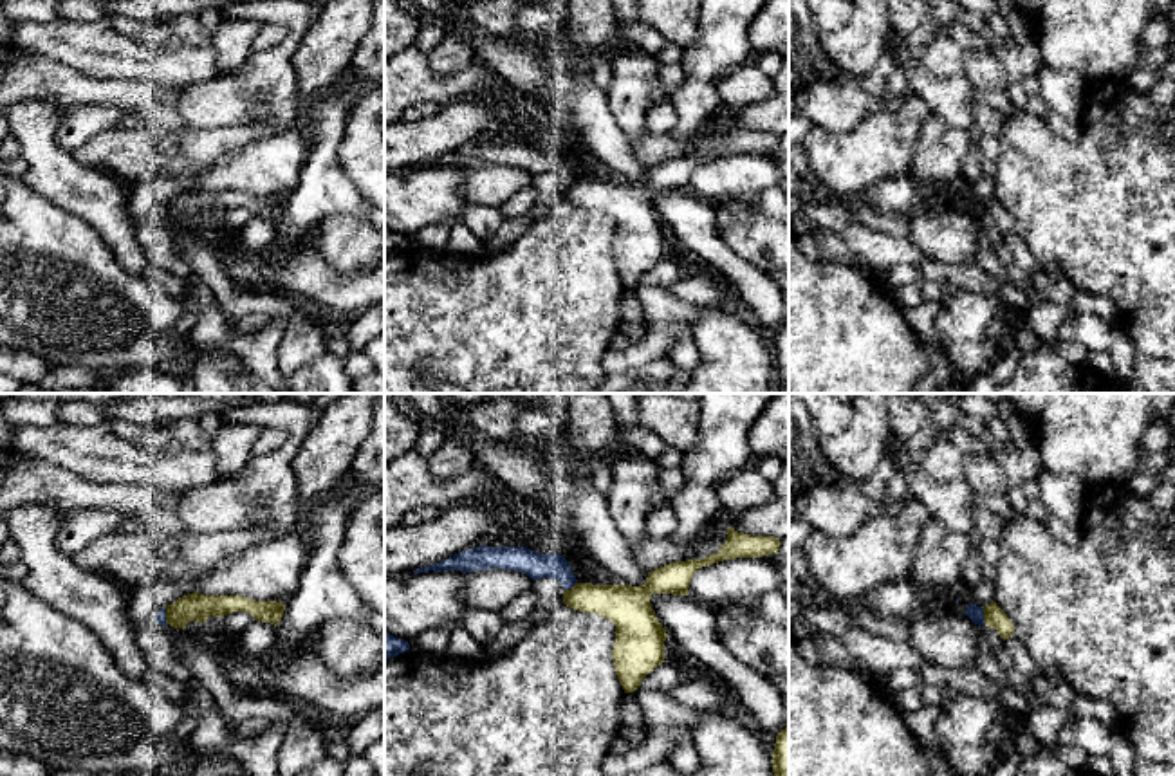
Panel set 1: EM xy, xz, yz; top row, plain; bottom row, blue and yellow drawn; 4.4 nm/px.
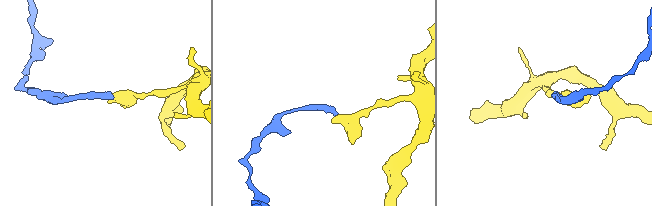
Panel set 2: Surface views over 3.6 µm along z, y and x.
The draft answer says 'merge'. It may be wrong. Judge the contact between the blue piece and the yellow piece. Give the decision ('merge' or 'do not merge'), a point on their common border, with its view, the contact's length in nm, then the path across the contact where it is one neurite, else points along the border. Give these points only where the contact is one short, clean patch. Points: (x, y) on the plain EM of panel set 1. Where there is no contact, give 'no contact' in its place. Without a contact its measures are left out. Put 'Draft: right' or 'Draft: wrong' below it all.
do not merge | yz (982, 212) | 80 nm
Draft: wrong

